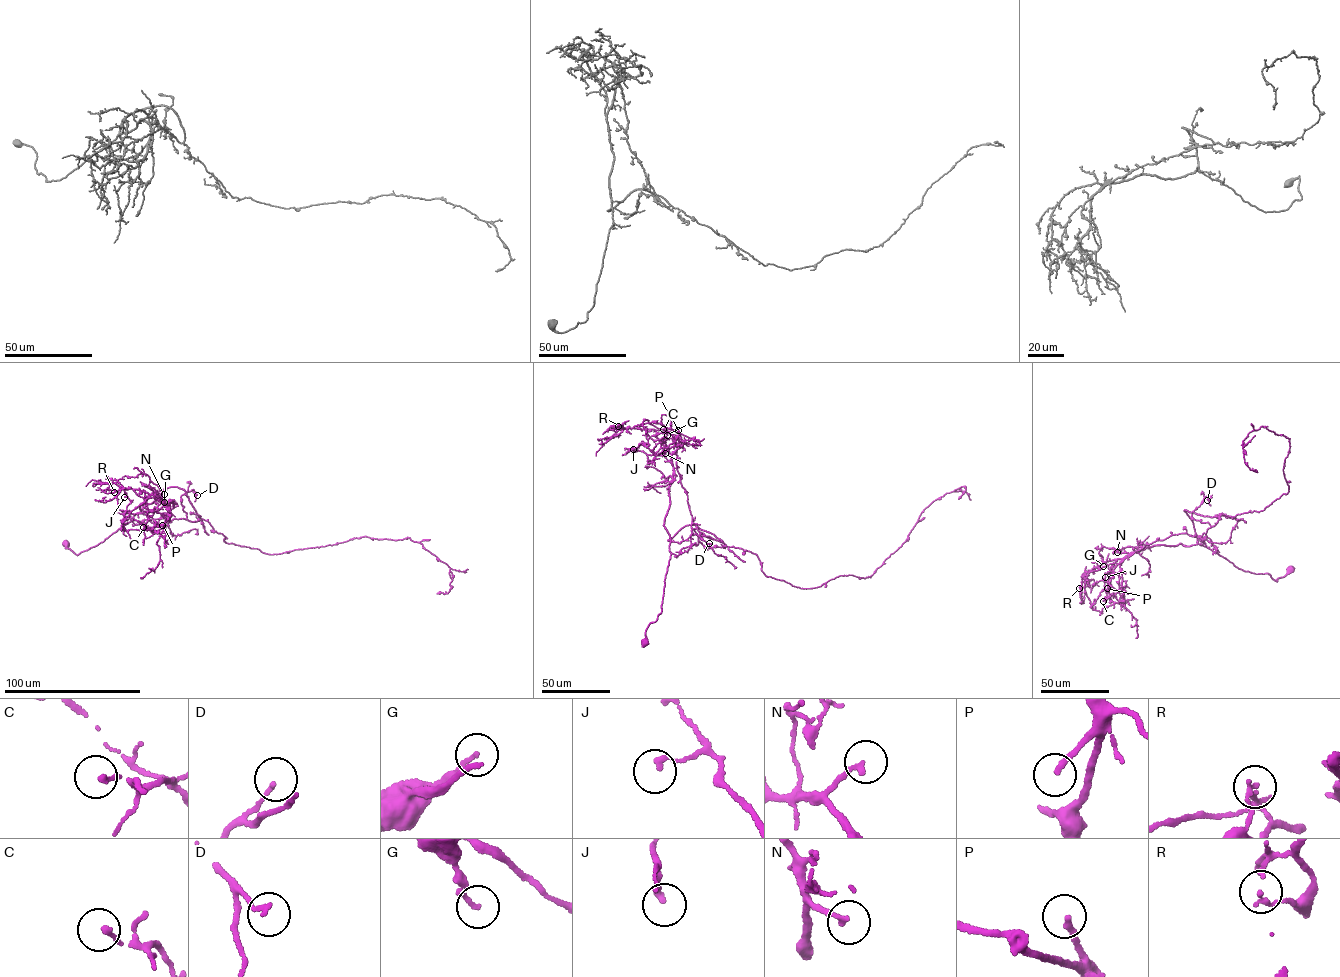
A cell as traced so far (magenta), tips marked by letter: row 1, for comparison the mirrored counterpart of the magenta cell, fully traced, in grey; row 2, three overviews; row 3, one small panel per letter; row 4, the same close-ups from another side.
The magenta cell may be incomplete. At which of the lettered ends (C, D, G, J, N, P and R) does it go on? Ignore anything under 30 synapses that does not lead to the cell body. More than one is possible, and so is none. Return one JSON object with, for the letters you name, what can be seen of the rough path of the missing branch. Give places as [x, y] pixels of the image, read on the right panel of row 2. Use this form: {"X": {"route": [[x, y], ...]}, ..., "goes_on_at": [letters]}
{"P": {"route": [[1107, 588], [1104, 596], [1106, 605], [1111, 613], [1117, 610]]}, "goes_on_at": ["P"]}

